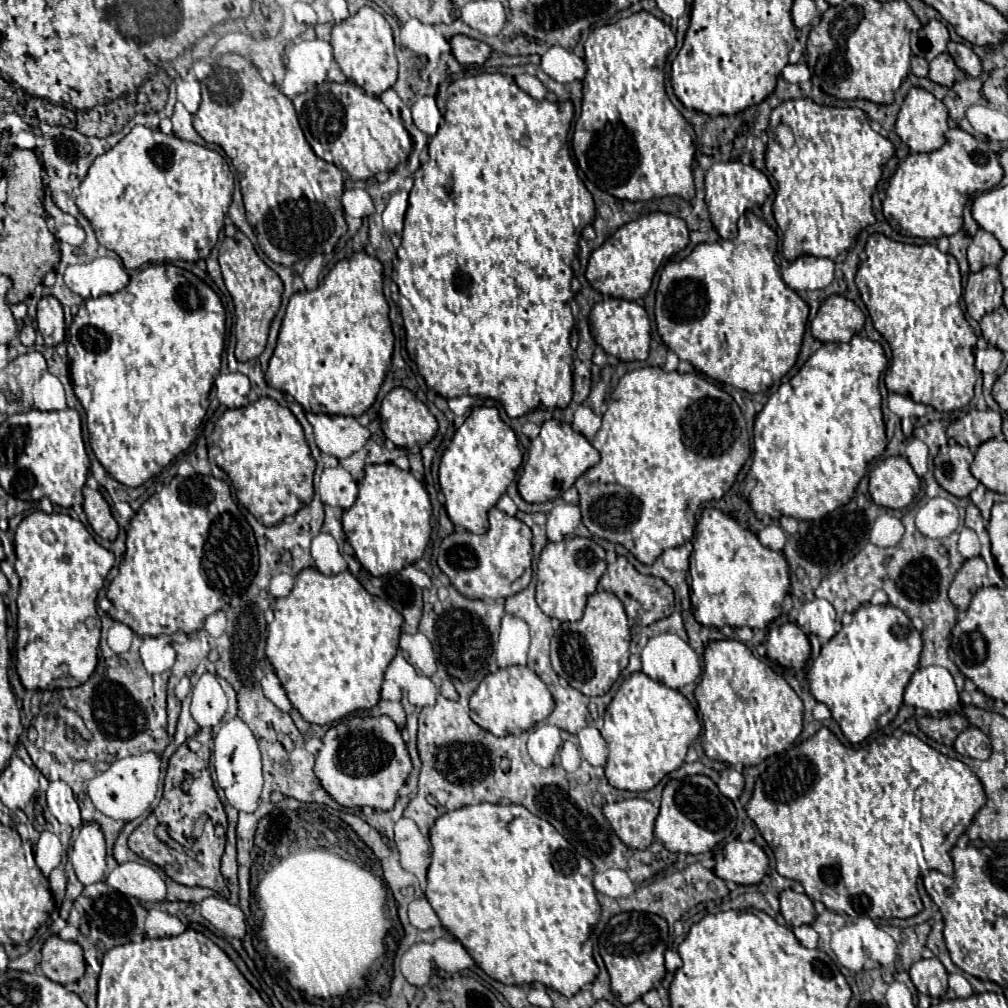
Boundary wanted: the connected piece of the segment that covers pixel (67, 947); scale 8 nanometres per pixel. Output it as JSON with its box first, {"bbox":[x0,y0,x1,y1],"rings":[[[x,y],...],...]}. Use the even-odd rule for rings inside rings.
{"bbox":[40,936,86,986],"rings":[[[50,936],[44,942],[40,966],[46,978],[64,986],[80,980],[86,970],[82,948],[76,942],[66,942],[58,936]]]}

